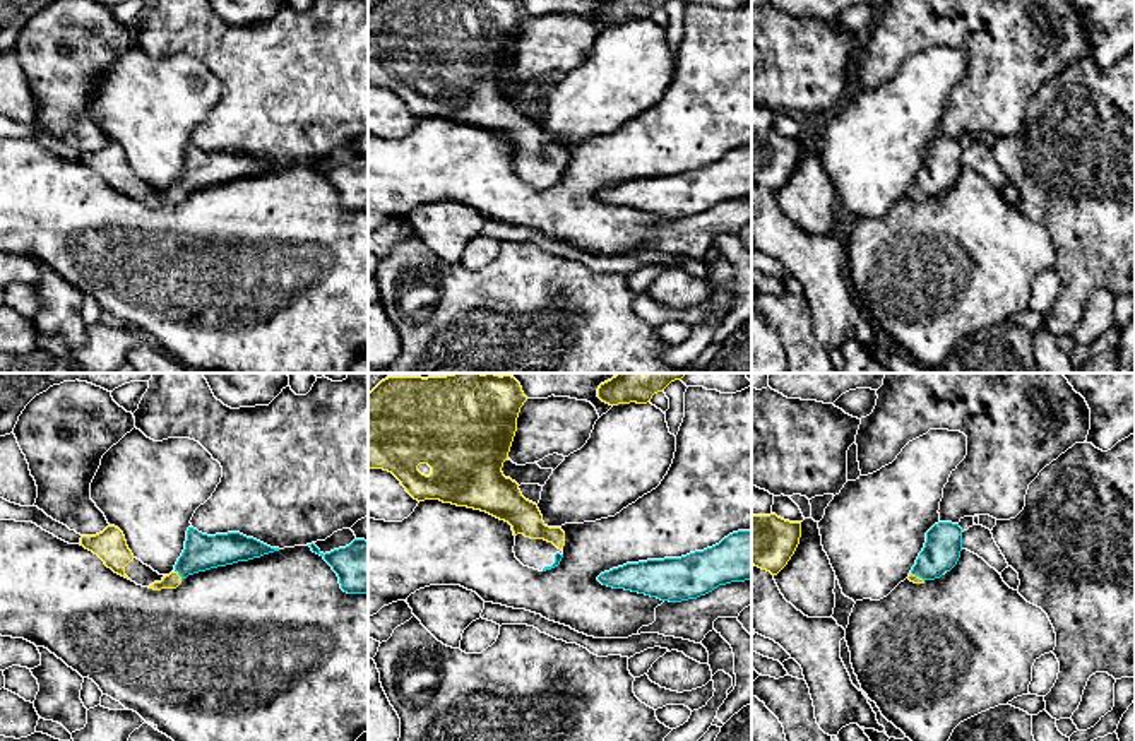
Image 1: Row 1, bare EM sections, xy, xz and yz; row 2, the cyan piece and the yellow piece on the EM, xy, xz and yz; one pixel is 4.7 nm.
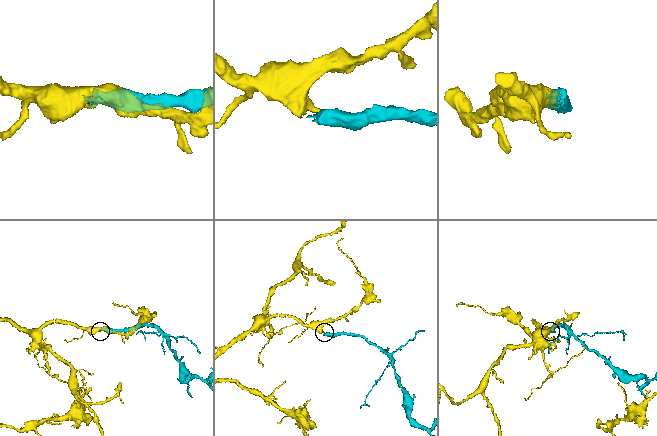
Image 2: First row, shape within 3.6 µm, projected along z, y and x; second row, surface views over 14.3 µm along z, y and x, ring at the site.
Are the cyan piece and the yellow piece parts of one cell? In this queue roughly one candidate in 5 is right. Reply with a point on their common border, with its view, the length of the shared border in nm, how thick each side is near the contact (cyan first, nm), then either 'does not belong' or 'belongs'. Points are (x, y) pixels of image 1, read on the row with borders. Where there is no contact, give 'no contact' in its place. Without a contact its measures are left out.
contact xy (178, 574); length 60 nm; calibres 170 and 70 nm; belongs

